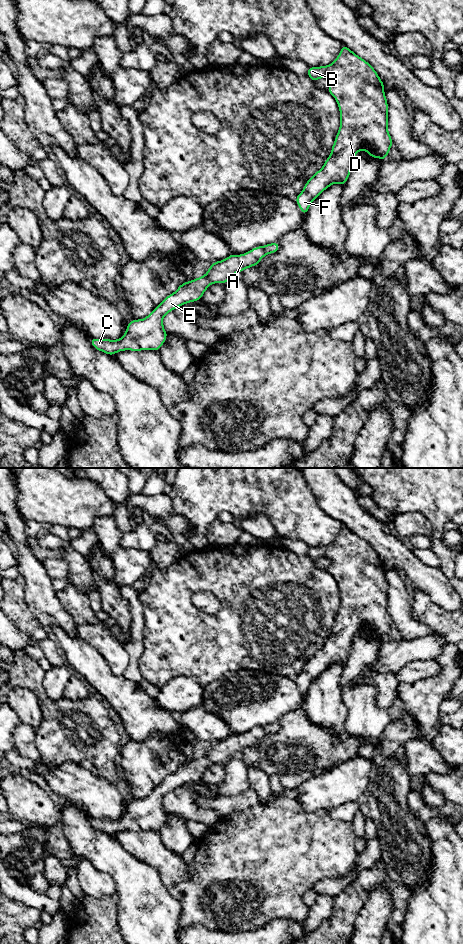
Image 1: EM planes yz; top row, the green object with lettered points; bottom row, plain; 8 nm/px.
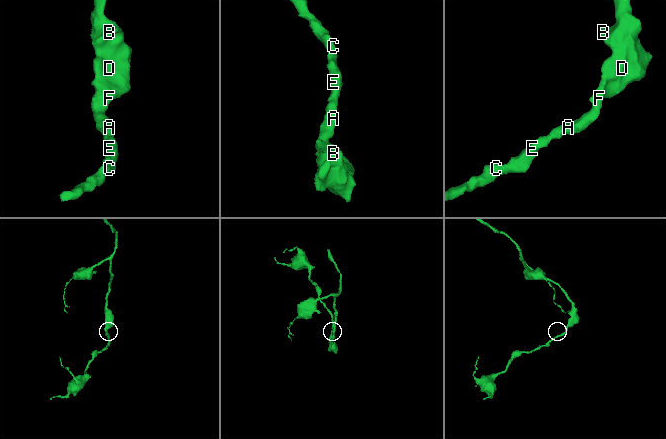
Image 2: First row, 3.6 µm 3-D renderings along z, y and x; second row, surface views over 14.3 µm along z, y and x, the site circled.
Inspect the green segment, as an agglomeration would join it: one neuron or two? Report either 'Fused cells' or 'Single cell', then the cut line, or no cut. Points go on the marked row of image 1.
Single cell. No split

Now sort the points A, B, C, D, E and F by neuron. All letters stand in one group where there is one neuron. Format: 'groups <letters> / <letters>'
groups A B C D E F

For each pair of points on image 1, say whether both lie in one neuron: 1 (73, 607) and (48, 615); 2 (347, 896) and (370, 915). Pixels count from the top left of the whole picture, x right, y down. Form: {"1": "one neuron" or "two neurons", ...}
{"1": "two neurons", "2": "two neurons"}

